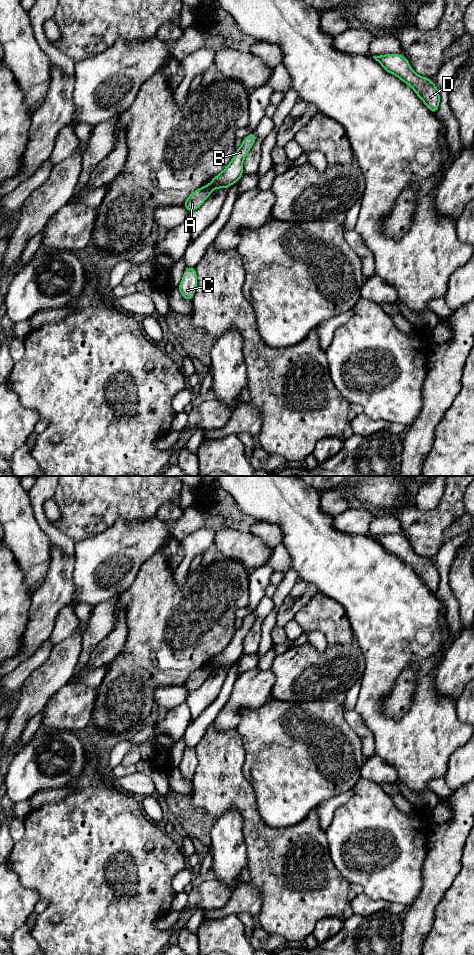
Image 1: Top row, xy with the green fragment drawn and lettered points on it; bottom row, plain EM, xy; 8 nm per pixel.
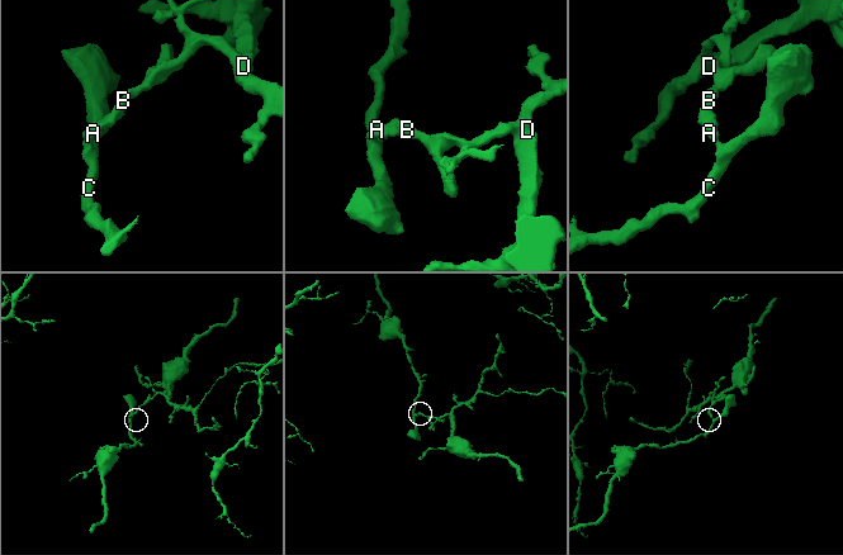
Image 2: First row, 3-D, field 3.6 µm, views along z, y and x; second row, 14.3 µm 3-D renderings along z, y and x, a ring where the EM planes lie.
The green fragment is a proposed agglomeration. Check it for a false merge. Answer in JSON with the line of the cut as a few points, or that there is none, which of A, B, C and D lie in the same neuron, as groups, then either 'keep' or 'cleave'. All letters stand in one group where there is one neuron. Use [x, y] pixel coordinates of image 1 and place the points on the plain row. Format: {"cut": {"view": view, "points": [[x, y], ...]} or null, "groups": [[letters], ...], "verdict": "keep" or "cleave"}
{"cut": {"view": "xy", "points": [[209, 664], [212, 669]]}, "groups": [["A", "C"], ["B", "D"]], "verdict": "cleave"}

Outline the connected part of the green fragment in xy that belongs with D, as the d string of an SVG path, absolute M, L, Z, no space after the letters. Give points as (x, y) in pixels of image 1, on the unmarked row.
M385 534L373 536L388 552L397 556L401 561L408 564L417 576L434 594L438 590L440 574L435 564L430 560L418 555L410 546L406 537L399 534Z

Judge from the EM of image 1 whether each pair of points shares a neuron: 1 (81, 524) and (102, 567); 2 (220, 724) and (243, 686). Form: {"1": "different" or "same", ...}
{"1": "different", "2": "same"}

